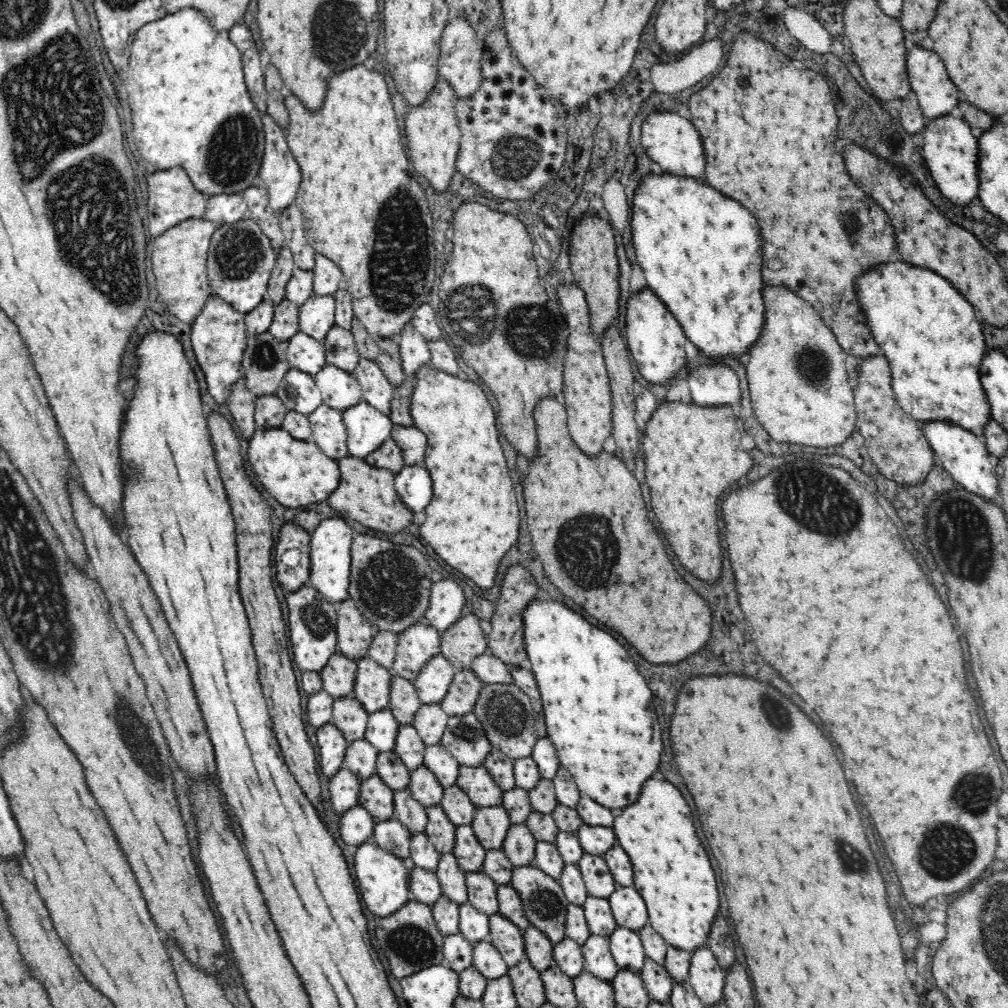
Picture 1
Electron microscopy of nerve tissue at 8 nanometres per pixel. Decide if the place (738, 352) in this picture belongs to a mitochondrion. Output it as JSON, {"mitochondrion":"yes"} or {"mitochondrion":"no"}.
{"mitochondrion":"no"}

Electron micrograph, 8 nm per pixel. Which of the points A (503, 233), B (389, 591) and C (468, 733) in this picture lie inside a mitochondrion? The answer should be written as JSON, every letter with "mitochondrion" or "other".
{"A":"other","B":"mitochondrion","C":"mitochondrion"}

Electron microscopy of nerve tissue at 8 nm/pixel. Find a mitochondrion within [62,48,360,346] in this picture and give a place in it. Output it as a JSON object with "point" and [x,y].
{"point":[233,151]}

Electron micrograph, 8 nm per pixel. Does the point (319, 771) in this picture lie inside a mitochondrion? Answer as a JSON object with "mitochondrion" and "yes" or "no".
{"mitochondrion":"no"}

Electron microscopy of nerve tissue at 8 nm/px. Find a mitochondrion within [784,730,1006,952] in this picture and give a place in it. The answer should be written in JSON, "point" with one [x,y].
{"point":[945,853]}

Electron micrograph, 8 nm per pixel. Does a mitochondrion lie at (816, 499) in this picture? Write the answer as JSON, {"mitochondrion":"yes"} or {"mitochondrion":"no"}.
{"mitochondrion":"yes"}

